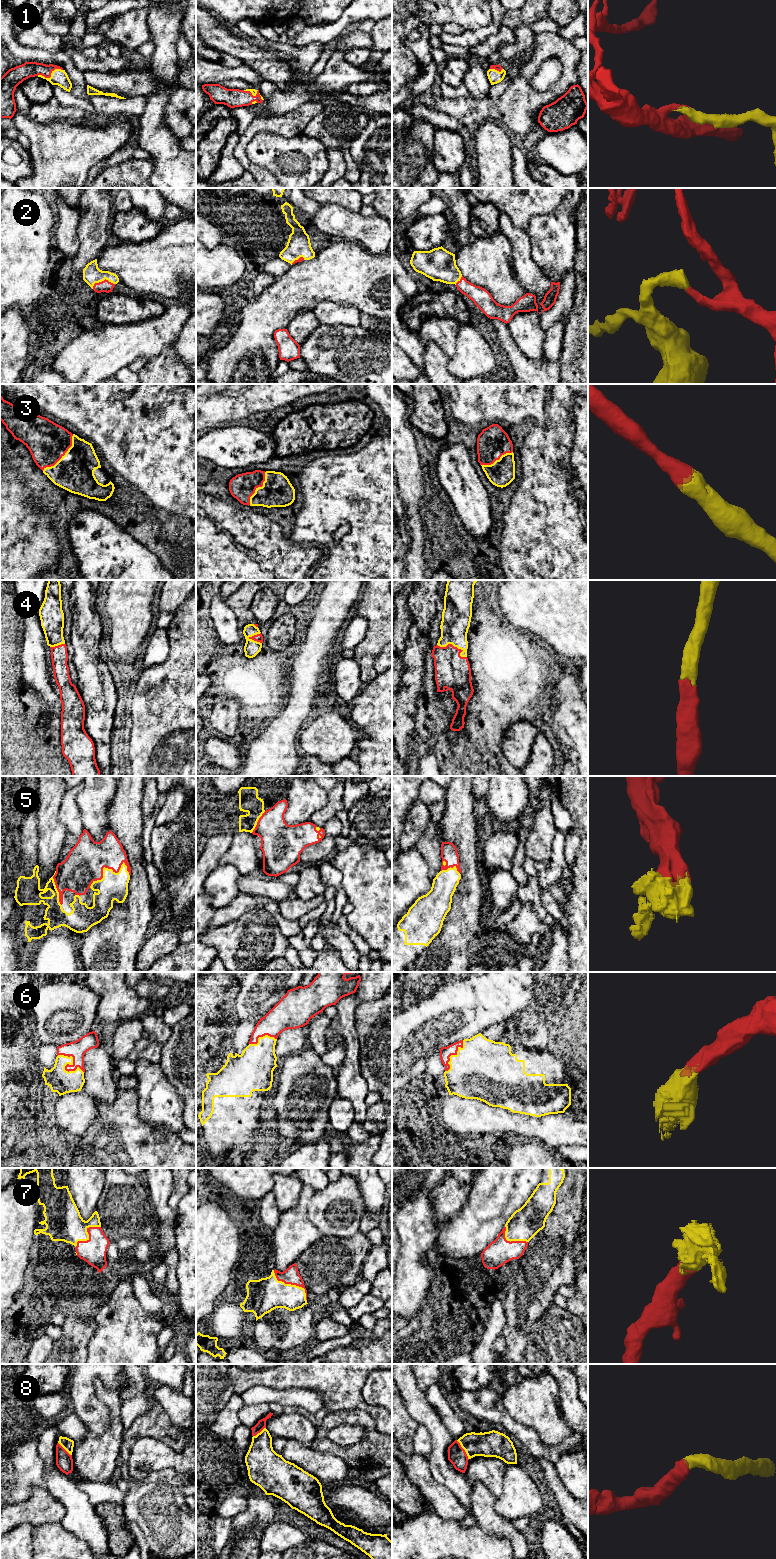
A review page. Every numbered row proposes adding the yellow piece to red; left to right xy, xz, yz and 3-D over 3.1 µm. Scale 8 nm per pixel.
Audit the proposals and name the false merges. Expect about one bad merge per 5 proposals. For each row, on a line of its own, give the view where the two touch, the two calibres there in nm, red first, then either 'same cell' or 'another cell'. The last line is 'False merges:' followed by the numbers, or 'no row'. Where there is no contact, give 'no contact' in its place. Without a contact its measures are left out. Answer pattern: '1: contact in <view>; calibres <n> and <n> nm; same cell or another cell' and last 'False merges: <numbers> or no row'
1: contact in xy; calibres 130 and 130 nm; same cell
2: contact in xy; calibres 100 and 150 nm; same cell
3: contact in xy; calibres 320 and 320 nm; same cell
4: contact in yz; calibres 280 and 240 nm; same cell
5: contact in xy; calibres 300 and 220 nm; same cell
6: contact in xy; calibres 140 and 190 nm; same cell
7: contact in xz; calibres 130 and 280 nm; same cell
8: contact in yz; calibres 150 and 200 nm; same cell
False merges: no row

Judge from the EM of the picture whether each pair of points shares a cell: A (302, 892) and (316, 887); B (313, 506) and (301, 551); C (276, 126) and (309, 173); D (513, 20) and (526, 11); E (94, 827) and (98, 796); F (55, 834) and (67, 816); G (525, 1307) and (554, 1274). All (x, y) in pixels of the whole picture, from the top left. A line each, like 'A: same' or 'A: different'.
A: same
B: different
C: different
D: same
E: same
F: different
G: same

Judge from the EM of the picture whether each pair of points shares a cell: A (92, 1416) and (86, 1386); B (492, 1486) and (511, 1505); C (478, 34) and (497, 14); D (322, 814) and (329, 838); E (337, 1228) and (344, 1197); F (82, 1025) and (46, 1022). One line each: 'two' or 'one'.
A: one
B: two
C: one
D: two
E: one
F: one

